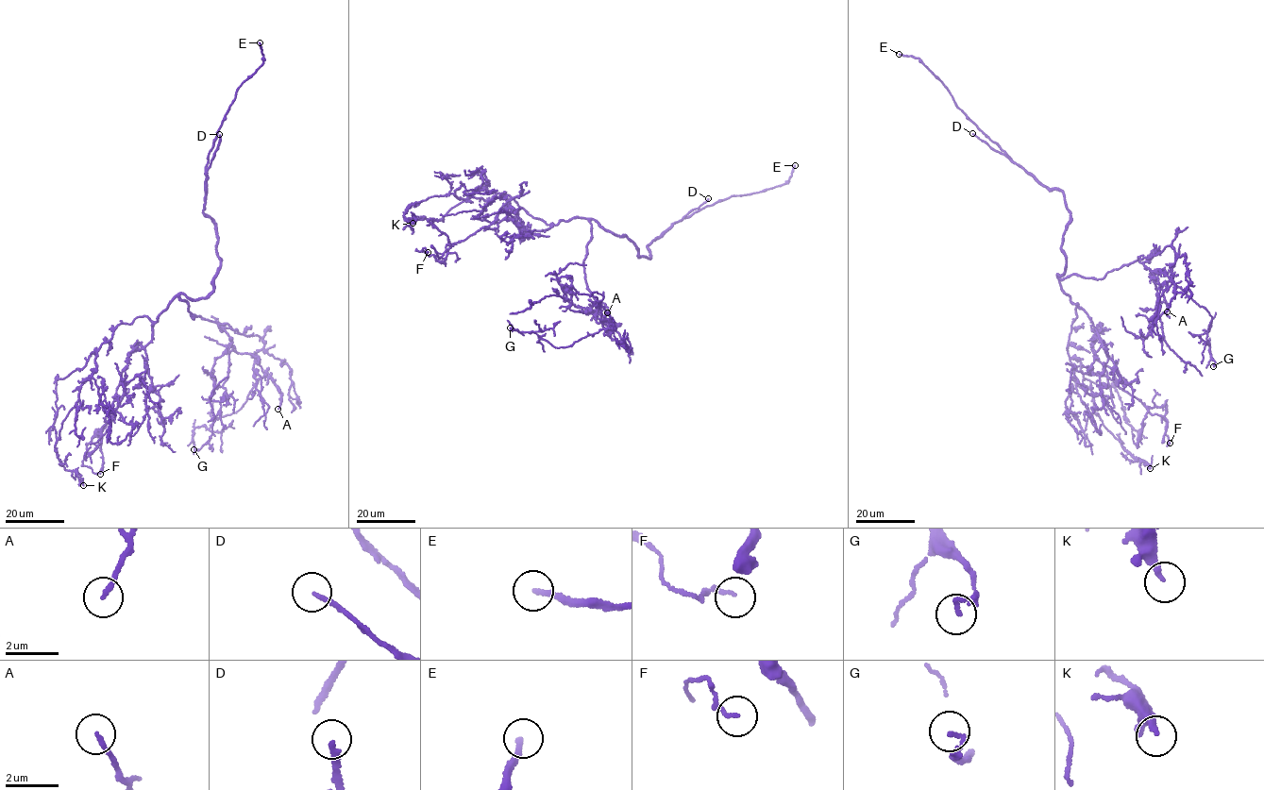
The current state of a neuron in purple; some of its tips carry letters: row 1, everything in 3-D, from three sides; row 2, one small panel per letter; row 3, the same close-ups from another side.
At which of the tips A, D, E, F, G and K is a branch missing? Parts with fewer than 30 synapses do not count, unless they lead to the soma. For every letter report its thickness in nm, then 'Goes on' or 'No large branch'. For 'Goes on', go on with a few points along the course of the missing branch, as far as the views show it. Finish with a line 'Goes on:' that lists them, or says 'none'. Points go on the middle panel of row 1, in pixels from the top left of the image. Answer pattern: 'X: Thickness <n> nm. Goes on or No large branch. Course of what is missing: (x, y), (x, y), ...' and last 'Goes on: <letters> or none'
A: Thickness 180 nm. No large branch
D: Thickness 180 nm. Goes on. Course of what is missing: (708, 198), (731, 159), (756, 57), (752, 40), (753, 18)
E: Thickness 200 nm. Goes on
F: Thickness 130 nm. No large branch
G: Thickness 150 nm. No large branch
K: Thickness 220 nm. No large branch
Goes on: D, E

